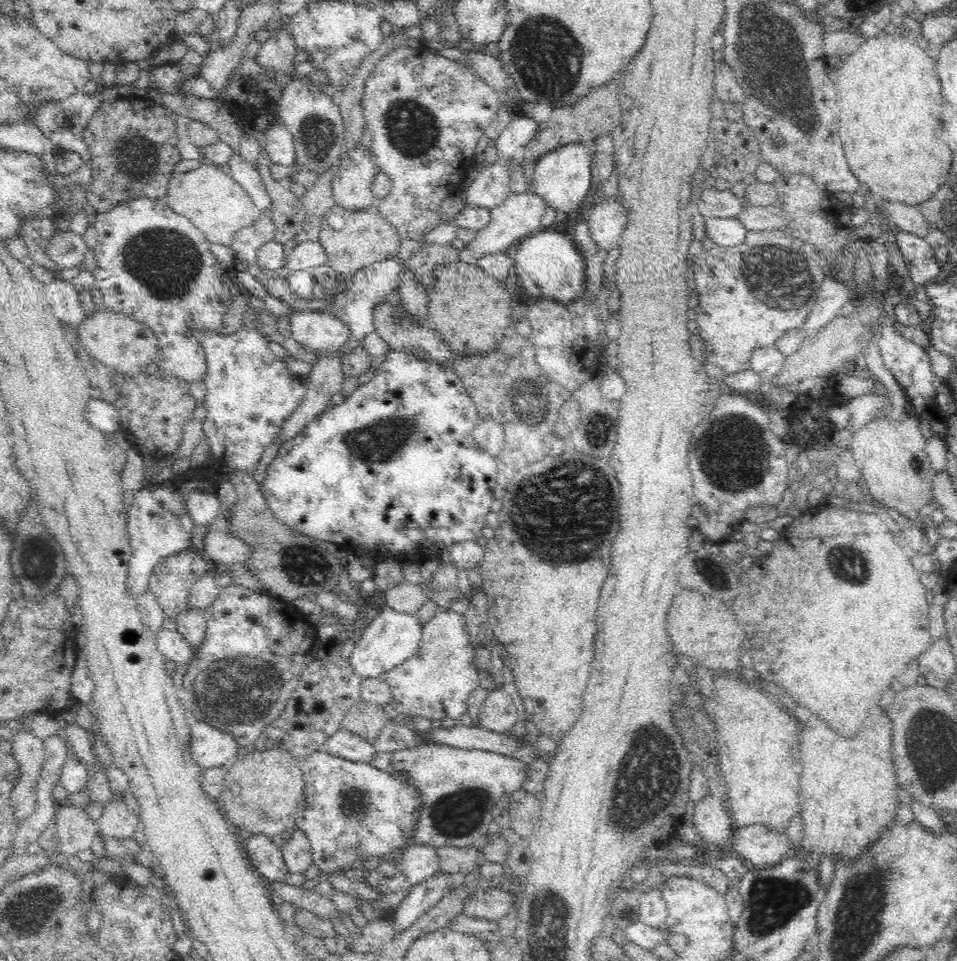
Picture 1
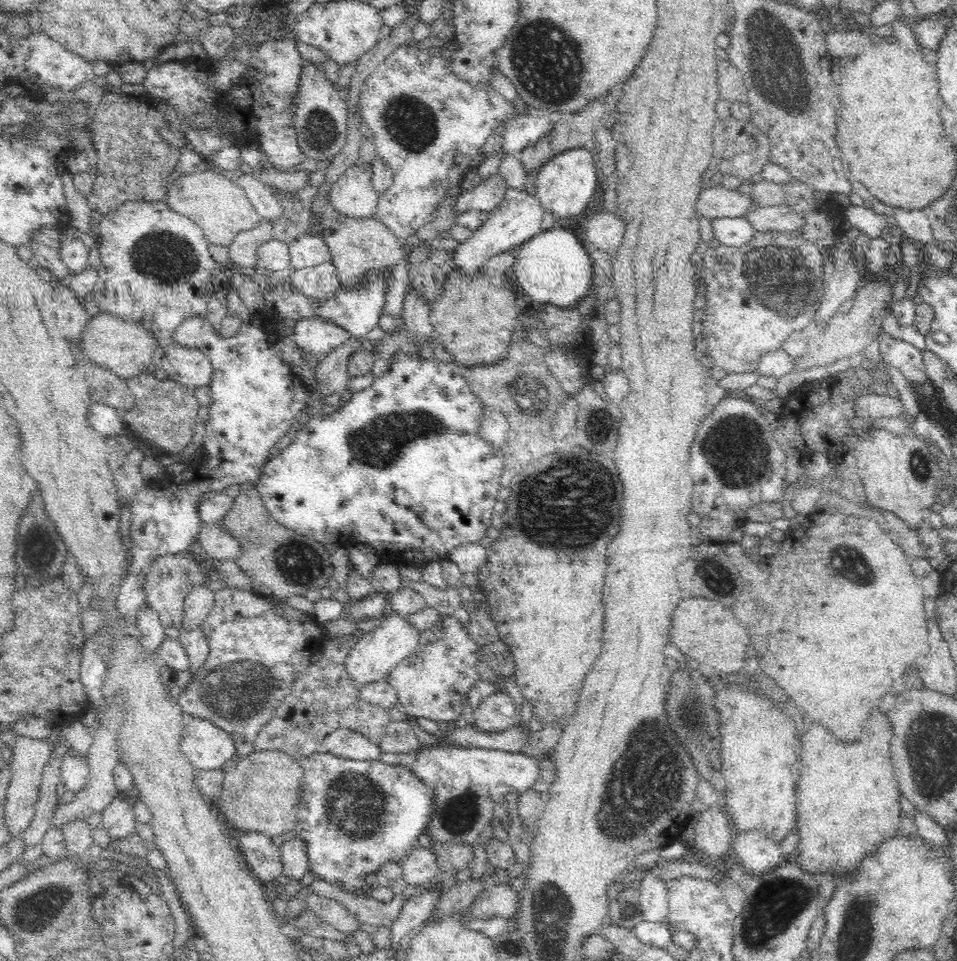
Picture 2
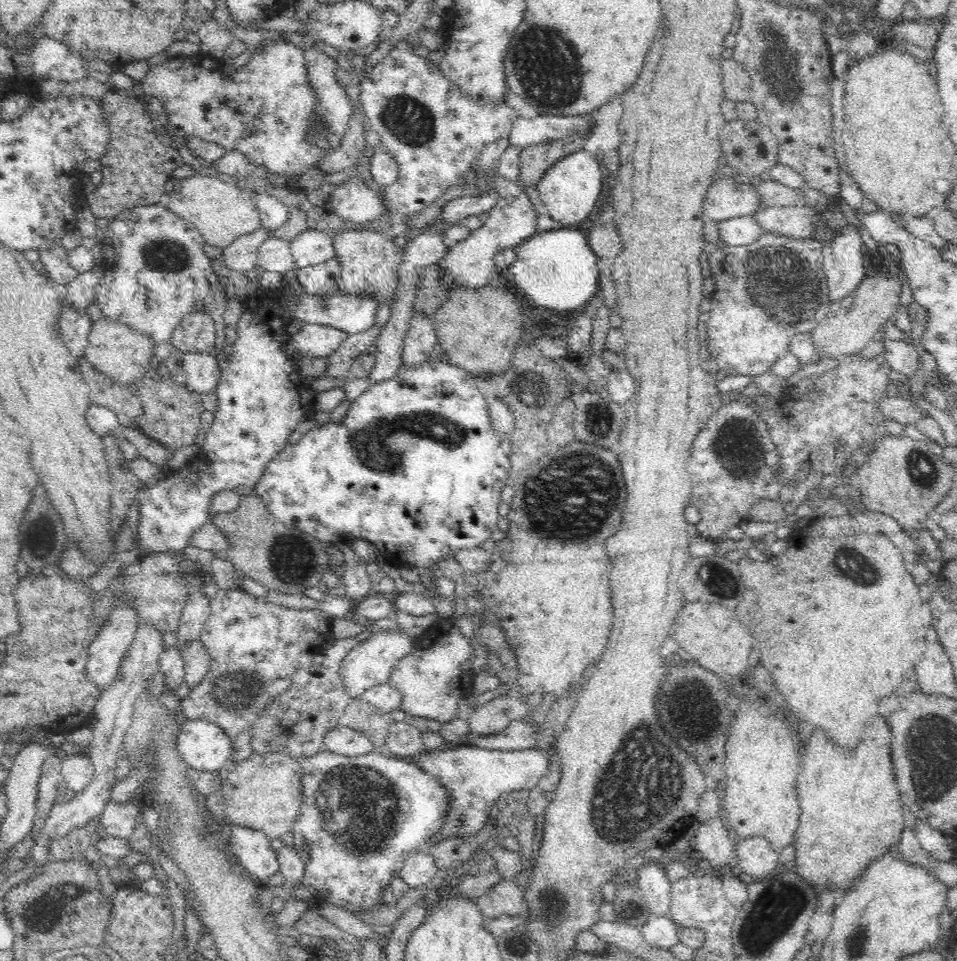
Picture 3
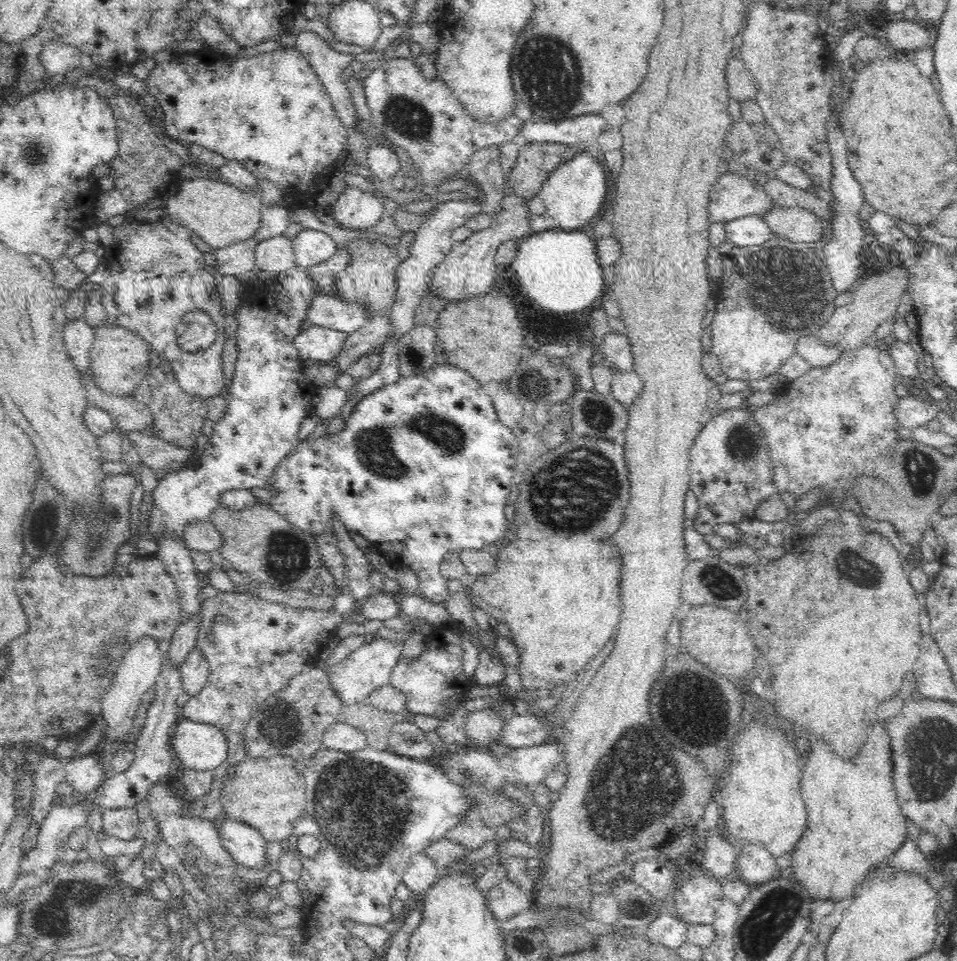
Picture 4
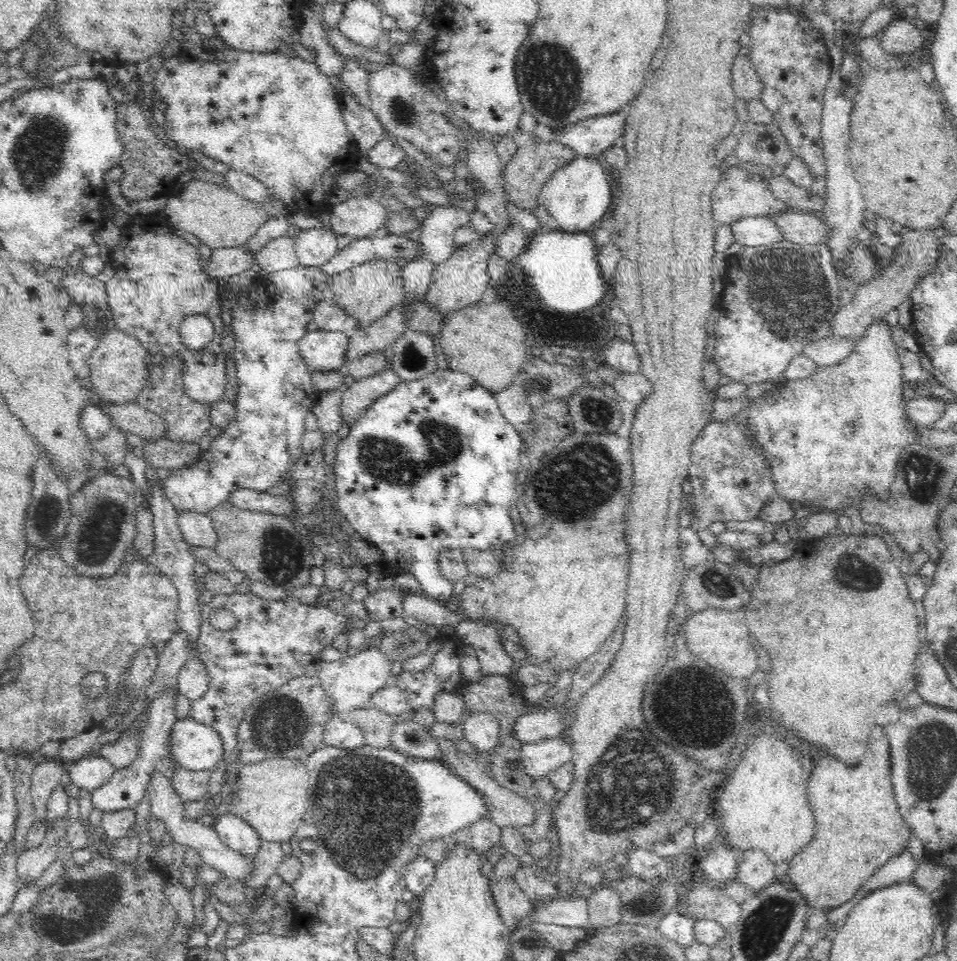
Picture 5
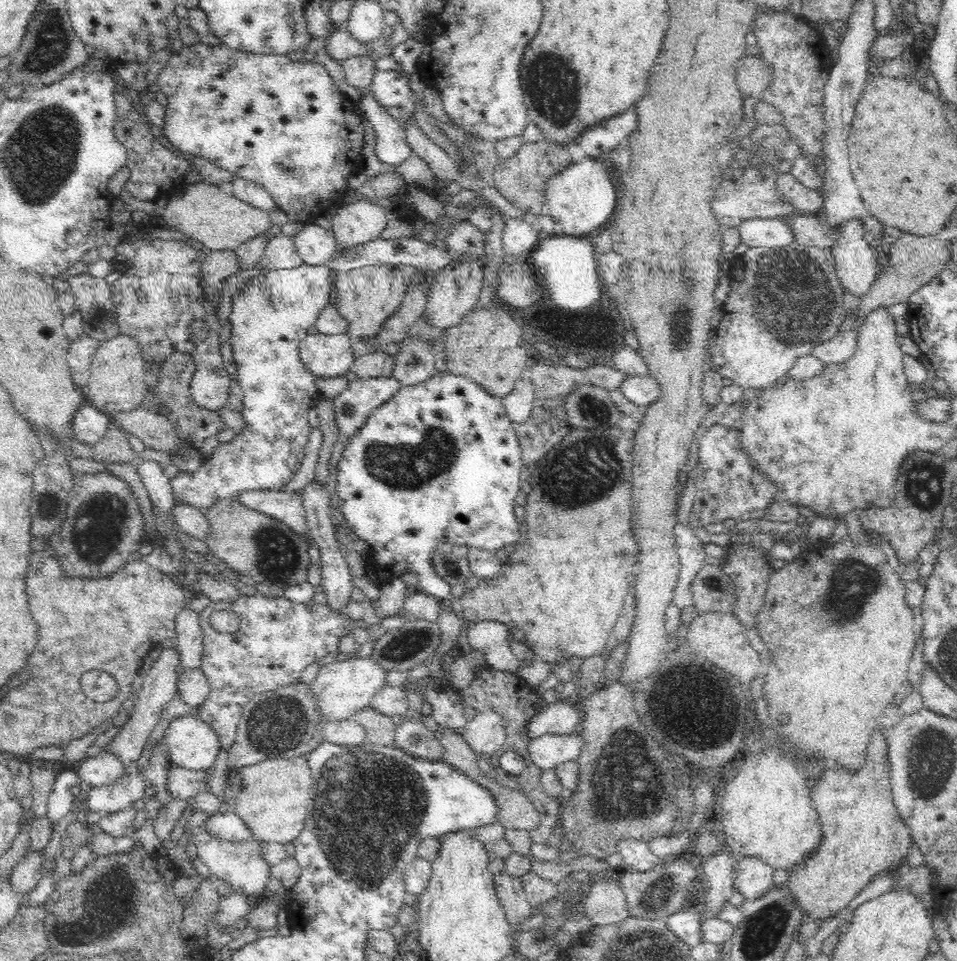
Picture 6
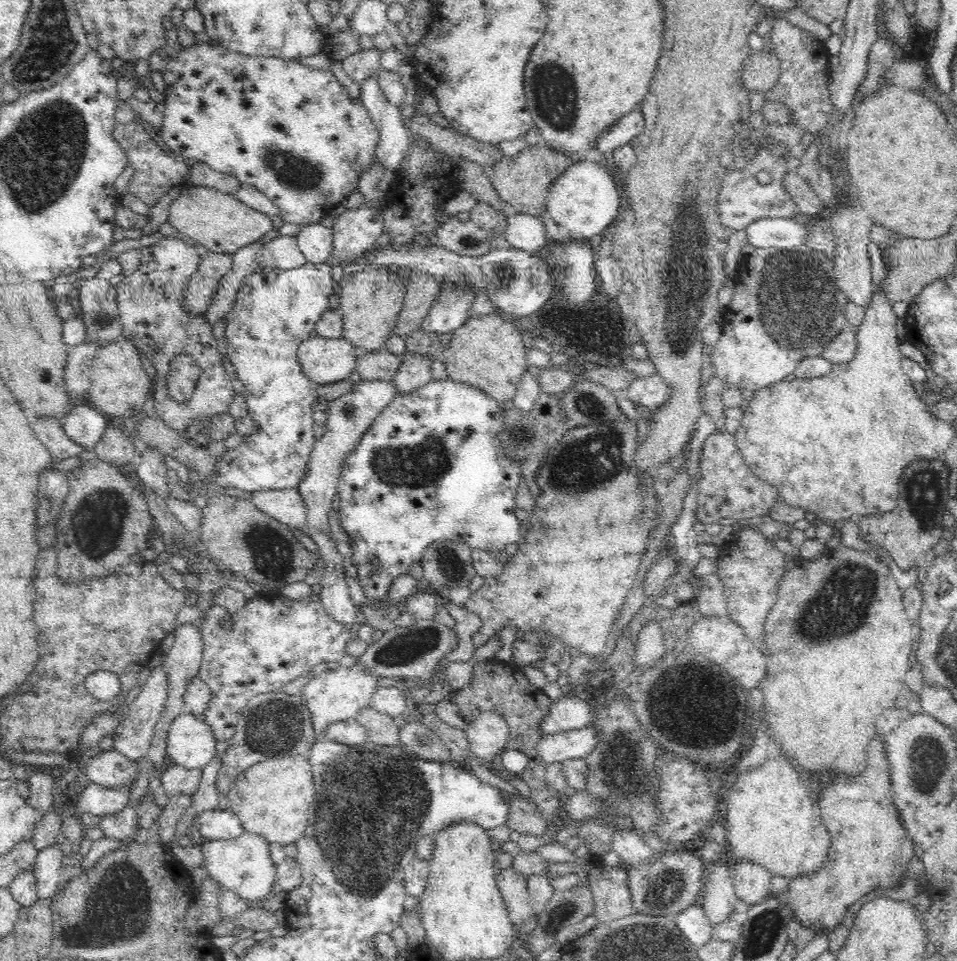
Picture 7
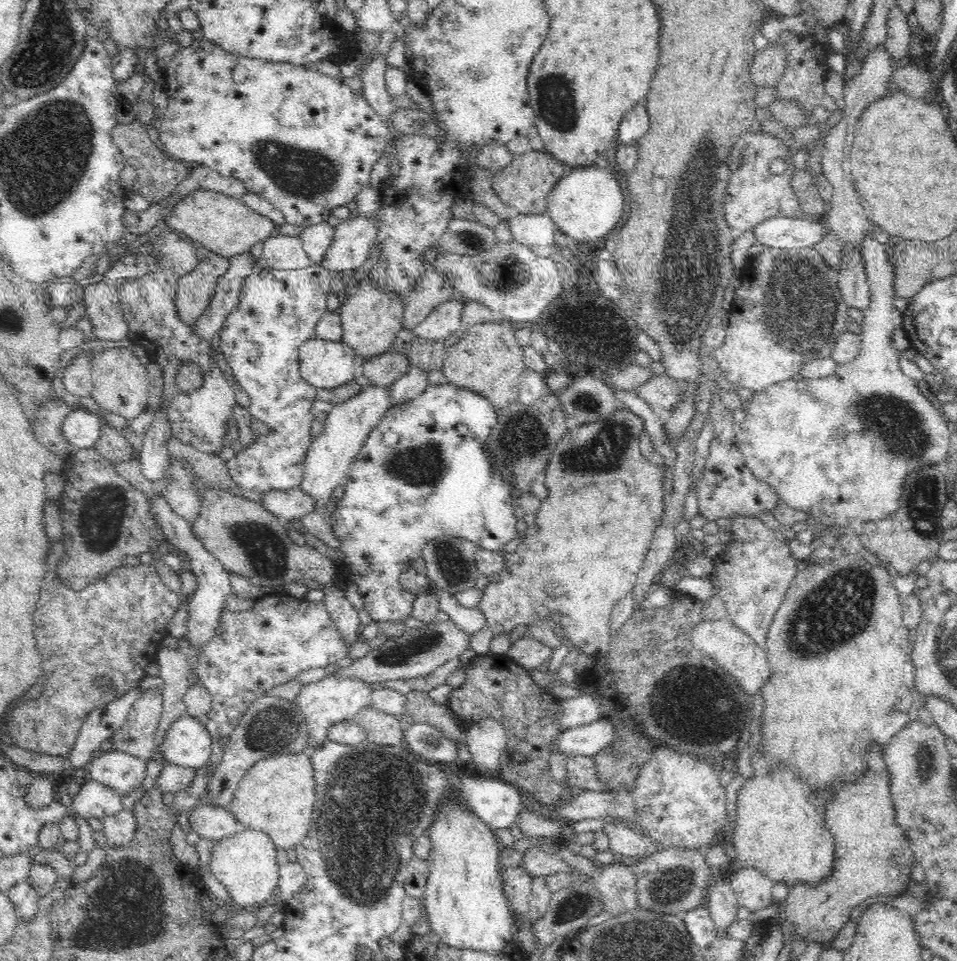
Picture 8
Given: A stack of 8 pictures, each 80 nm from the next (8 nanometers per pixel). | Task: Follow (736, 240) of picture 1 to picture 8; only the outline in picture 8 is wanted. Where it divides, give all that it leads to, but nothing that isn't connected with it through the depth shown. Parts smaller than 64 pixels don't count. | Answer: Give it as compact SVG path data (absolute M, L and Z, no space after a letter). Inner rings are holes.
M786 217L766 219L752 229L762 246L785 250L813 247L827 230L824 221L810 222L807 219Z

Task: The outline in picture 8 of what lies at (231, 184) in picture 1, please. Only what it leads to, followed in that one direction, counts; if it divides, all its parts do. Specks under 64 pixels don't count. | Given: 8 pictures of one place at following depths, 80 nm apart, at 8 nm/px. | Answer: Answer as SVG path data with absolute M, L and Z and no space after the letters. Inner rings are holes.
M195 190L182 197L171 210L165 220L166 229L173 229L185 234L196 242L200 242L204 252L212 252L223 257L249 251L254 244L264 242L275 224L270 218L252 210L242 201L215 190Z

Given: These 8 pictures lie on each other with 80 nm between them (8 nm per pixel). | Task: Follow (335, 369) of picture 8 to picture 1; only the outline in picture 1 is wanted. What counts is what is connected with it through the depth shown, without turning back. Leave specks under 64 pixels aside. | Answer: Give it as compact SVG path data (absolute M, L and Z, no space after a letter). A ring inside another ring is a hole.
M292 311L289 322L291 336L309 357L333 354L351 337L346 324L327 311Z

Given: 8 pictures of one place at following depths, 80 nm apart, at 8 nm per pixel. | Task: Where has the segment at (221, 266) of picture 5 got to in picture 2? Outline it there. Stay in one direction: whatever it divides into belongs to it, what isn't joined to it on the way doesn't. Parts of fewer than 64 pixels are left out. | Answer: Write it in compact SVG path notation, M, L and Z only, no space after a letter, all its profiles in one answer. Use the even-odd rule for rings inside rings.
M263 218L254 228L239 232L228 246L233 269L252 272L257 264L258 249L274 238L274 223Z

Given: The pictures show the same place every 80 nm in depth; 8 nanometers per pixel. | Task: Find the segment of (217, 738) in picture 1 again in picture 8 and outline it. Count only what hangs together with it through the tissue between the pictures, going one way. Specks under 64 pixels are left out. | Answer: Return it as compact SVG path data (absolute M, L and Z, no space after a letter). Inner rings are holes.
M190 715L178 717L158 747L159 758L165 763L198 769L209 763L212 738L207 725Z

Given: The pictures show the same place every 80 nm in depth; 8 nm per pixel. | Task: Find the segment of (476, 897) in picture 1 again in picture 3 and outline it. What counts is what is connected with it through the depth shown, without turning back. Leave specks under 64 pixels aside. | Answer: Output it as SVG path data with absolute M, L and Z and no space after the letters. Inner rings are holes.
M501 880L477 898L480 913L484 915L484 919L499 918L505 915L524 915L528 906L523 894L523 888L516 886L510 880Z

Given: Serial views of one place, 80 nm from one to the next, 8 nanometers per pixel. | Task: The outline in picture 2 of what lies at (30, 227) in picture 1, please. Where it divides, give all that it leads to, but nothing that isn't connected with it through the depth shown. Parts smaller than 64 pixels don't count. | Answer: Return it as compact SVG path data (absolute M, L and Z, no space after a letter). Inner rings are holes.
M50 225L40 227L31 234L29 246L33 252L32 264L48 268L54 282L68 276L69 268L60 260L60 231Z

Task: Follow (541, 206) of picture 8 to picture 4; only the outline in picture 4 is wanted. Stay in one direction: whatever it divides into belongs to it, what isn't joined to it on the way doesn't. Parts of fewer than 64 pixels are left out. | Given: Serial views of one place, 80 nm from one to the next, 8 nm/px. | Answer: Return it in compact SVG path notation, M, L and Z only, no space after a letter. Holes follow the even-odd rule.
M517 136L518 159L515 168L510 170L507 180L514 191L528 201L536 196L548 175L560 164L572 160L581 152L579 146L569 146L556 142L525 142Z

